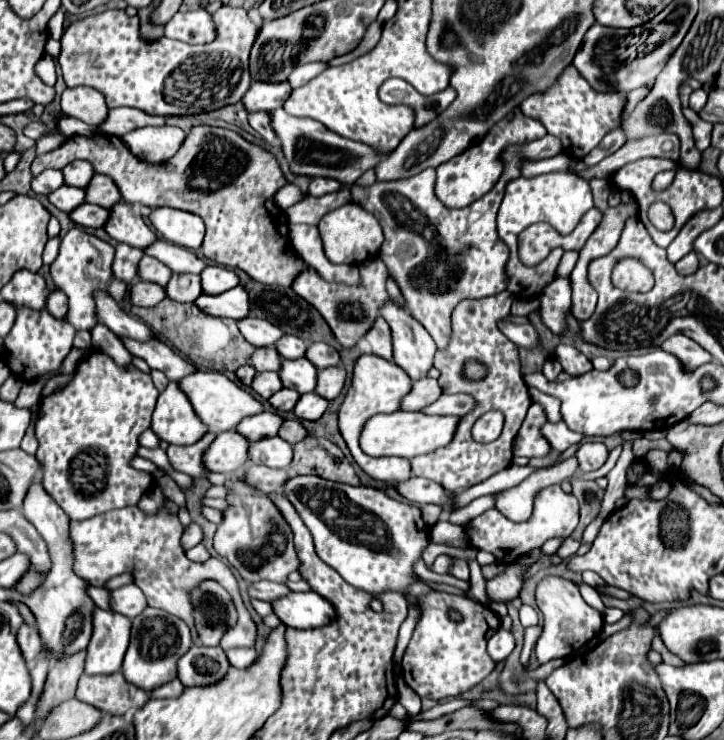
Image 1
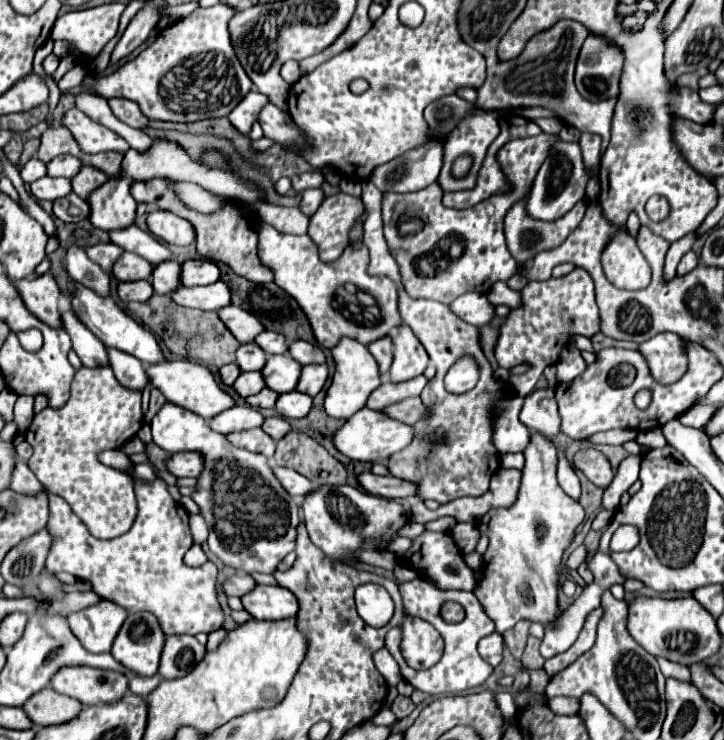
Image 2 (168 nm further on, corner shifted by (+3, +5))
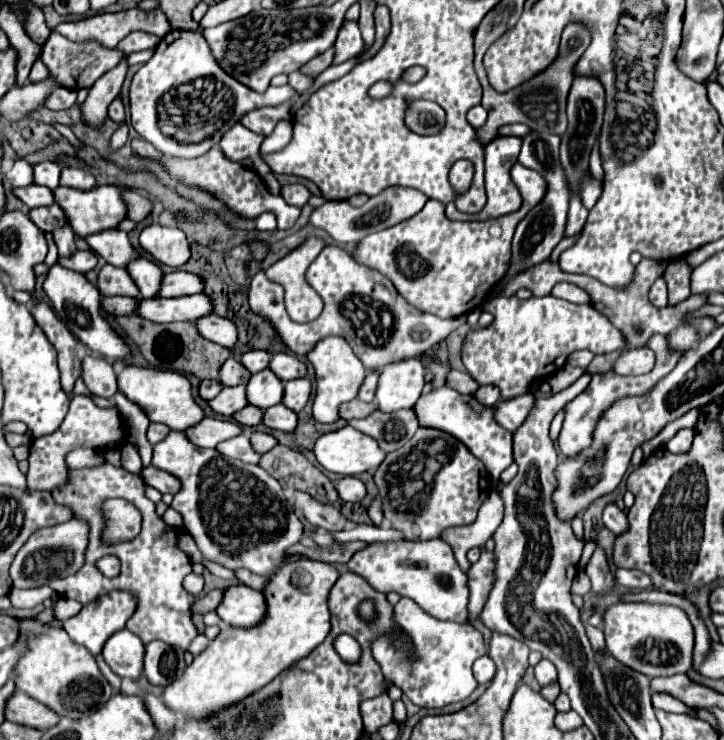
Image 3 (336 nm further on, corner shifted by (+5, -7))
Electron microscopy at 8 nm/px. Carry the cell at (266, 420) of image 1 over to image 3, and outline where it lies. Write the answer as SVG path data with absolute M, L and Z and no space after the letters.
M206 418L202 424L196 424L194 428L186 430L186 436L190 442L194 442L200 448L216 448L216 444L234 438L242 434L242 426L230 420L218 420L218 418Z

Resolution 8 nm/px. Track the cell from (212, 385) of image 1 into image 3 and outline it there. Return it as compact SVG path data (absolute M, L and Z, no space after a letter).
M130 364L118 374L118 390L124 392L132 402L136 402L146 412L150 422L162 422L172 430L188 430L206 416L192 396L190 380L174 370L138 368Z

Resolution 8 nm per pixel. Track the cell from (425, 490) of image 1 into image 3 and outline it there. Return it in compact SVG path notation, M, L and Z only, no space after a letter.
M348 476L348 478L342 478L338 484L338 494L342 500L346 502L362 502L366 498L366 486L354 478L354 476Z

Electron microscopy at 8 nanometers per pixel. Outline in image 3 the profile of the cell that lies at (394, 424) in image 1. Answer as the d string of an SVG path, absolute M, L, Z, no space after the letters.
M352 426L320 436L316 440L314 454L326 470L342 476L376 470L386 458L386 452L376 440L372 440L372 436L364 436Z

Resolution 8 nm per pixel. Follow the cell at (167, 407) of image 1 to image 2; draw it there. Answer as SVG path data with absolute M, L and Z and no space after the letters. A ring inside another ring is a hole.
M170 402L152 420L152 440L170 454L200 452L204 456L204 470L198 476L192 500L210 528L206 542L224 564L244 572L272 574L278 562L296 548L298 504L276 480L266 456L232 446L226 436L210 430L200 416ZM218 476L224 478L216 486Z

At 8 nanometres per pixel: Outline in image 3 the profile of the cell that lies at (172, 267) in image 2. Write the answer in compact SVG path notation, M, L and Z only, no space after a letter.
M138 258L138 260L134 260L134 264L130 264L128 272L134 278L142 298L156 298L158 296L164 274L156 262L146 260L146 258Z

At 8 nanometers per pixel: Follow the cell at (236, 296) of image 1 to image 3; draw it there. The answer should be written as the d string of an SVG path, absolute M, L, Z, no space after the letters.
M194 294L194 296L180 296L180 298L154 298L154 300L142 300L138 304L136 314L140 314L146 320L154 322L176 322L176 320L188 320L196 322L202 316L208 316L212 312L212 300L206 294Z

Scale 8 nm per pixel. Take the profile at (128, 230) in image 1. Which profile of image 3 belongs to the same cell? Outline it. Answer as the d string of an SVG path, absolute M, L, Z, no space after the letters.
M104 184L104 186L96 186L88 192L84 190L70 190L70 188L56 188L54 190L54 196L56 196L56 202L62 206L62 210L66 212L66 216L70 216L70 228L86 238L90 234L96 234L96 232L102 232L102 230L112 230L112 228L118 228L118 224L122 220L126 220L128 216L128 204L124 202L122 194L128 192L132 188L128 186L116 186L116 184Z

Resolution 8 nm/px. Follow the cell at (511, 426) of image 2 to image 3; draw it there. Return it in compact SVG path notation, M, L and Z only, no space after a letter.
M444 386L434 392L422 394L414 410L422 426L432 426L444 432L452 432L452 436L462 440L470 448L470 452L474 452L474 456L484 462L486 470L492 474L494 480L498 480L502 470L506 470L514 462L512 434L506 432L506 428L502 428L494 420L494 406L484 406L474 396L460 394L458 390Z

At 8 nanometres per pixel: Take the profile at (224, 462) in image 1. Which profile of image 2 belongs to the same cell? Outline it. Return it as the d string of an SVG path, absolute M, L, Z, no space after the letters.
M180 452L166 458L166 468L176 478L196 478L200 476L204 460L198 452Z

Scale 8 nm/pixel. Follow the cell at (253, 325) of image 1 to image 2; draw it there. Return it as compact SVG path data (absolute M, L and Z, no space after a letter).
M232 304L228 308L220 308L218 316L224 322L224 326L232 332L232 336L242 344L254 340L264 330L264 326L256 320L256 316Z

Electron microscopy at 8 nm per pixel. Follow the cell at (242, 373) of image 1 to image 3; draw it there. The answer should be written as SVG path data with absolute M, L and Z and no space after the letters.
M202 380L202 384L200 384L200 396L202 396L204 400L212 400L214 396L220 394L222 388L224 388L224 386L222 386L220 380Z

